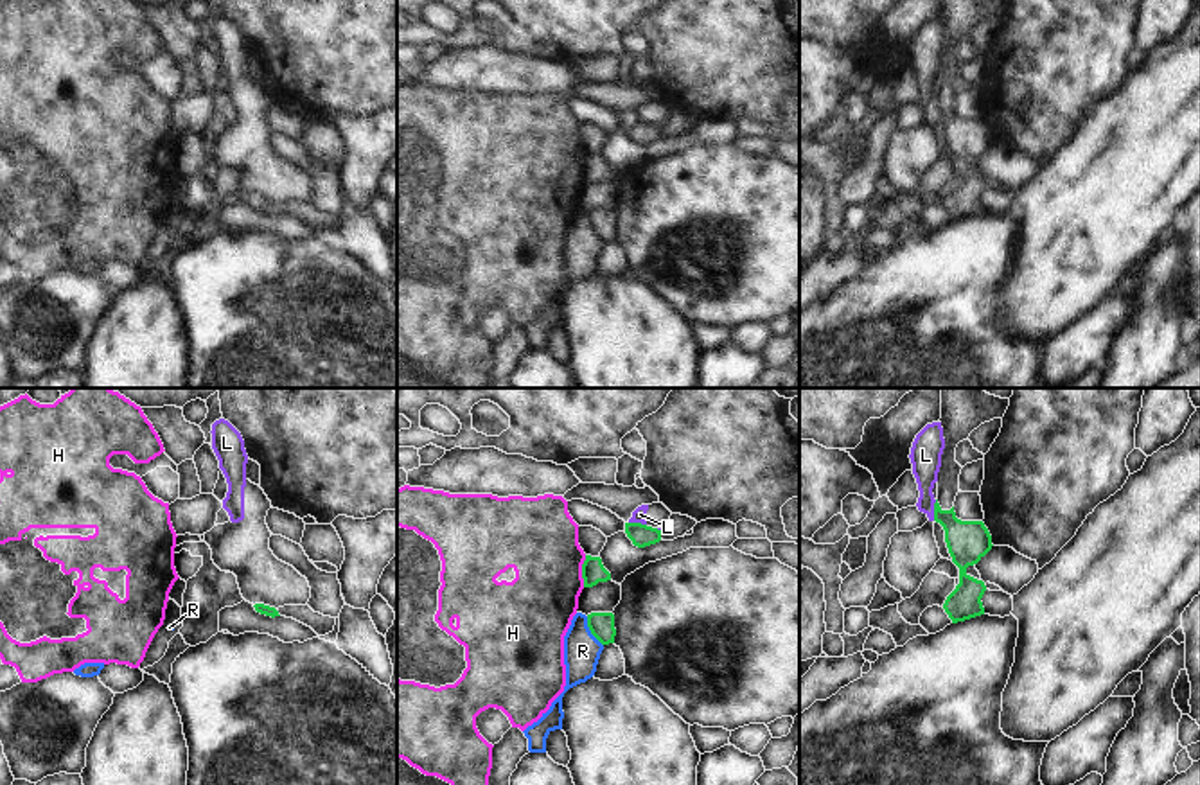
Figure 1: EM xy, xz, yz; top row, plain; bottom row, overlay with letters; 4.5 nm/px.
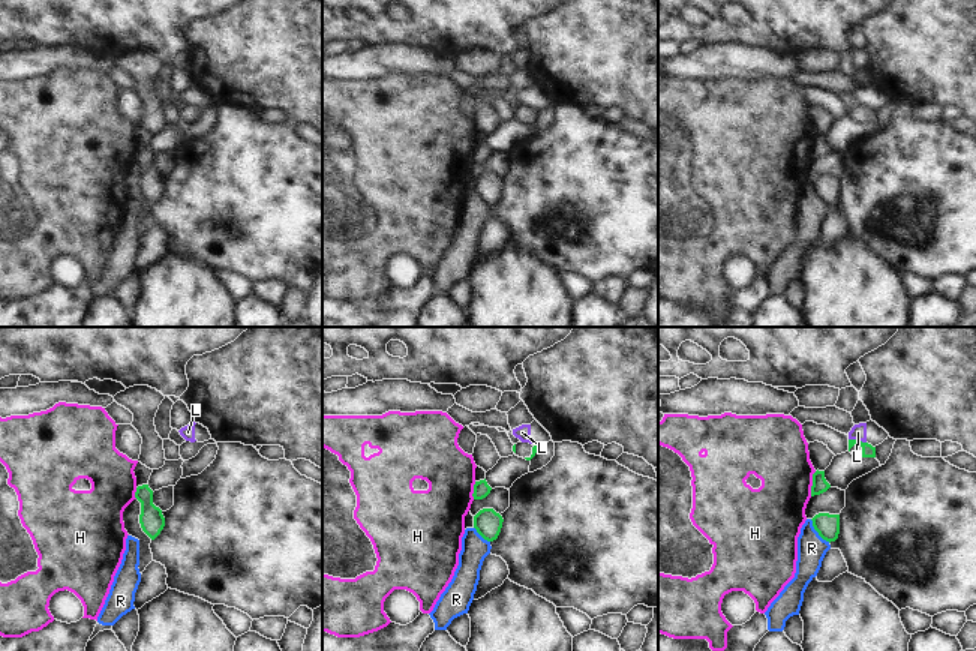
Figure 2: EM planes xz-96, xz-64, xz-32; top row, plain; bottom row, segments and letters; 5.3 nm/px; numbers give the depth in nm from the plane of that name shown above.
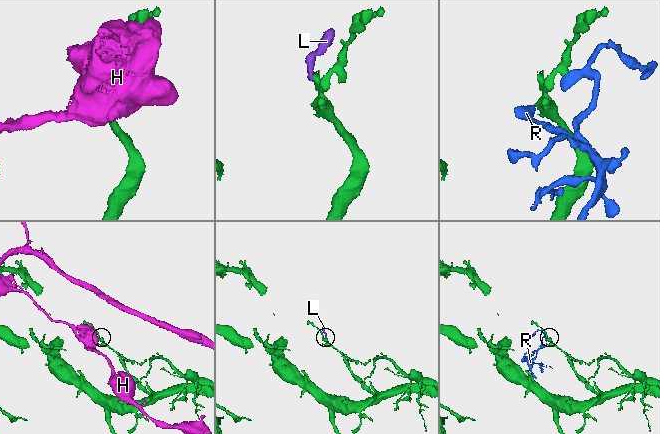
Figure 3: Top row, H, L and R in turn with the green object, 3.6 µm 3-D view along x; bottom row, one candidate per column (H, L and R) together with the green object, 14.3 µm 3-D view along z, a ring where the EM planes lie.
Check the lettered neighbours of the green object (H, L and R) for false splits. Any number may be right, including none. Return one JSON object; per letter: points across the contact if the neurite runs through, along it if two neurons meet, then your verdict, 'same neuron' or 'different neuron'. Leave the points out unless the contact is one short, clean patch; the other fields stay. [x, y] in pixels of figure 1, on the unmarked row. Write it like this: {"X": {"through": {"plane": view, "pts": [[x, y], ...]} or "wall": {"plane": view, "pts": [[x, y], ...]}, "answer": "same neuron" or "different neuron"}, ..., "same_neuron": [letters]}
{"H": {"answer": "different neuron"}, "L": {"wall": {"plane": "yz", "pts": [[936, 97], [933, 117]]}, "answer": "different neuron"}, "R": {"wall": {"plane": "xz", "pts": [[586, 214], [590, 230], [602, 243]]}, "answer": "different neuron"}, "same_neuron": []}

